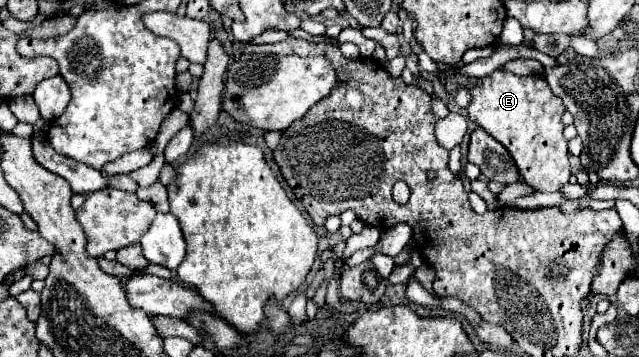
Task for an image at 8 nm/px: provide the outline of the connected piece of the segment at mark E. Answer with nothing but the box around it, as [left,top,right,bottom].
[468,69,572,191]

